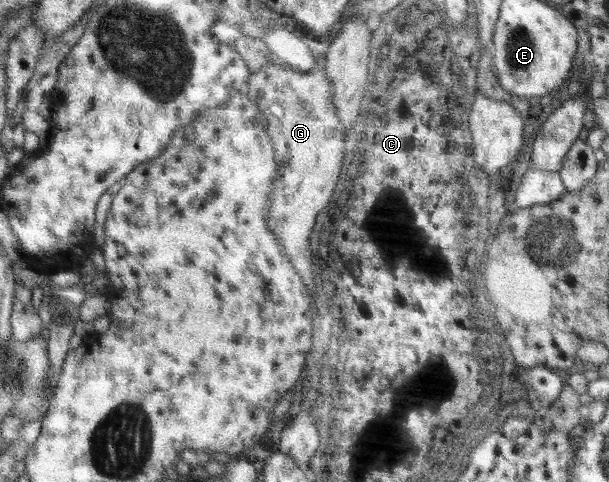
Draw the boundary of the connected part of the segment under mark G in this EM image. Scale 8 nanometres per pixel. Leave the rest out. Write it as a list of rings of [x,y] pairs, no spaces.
[[[269,62],[250,75],[245,92],[265,119],[267,137],[276,153],[278,174],[274,179],[271,211],[267,227],[275,234],[293,267],[305,283],[313,283],[309,235],[317,213],[329,203],[343,167],[343,125],[333,107],[333,87],[322,62],[311,71],[293,70]]]

